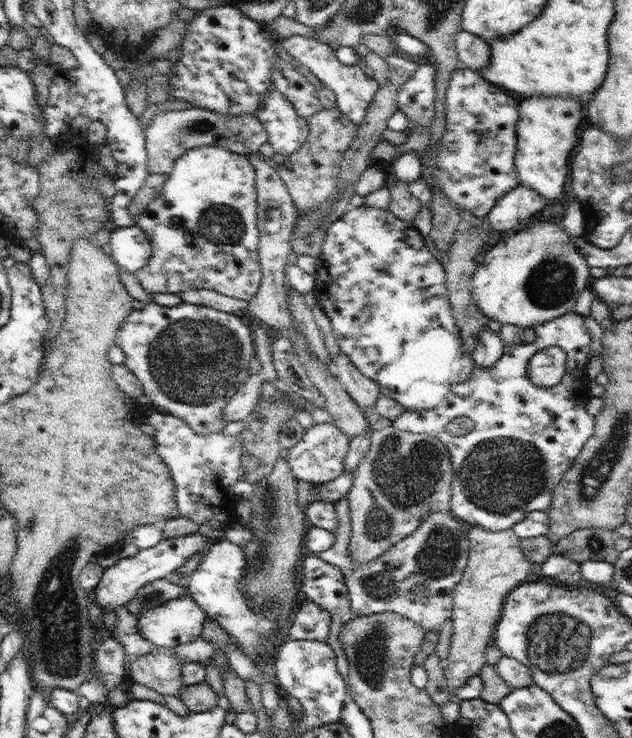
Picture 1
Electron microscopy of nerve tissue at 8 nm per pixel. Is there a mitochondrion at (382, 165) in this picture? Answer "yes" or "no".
no

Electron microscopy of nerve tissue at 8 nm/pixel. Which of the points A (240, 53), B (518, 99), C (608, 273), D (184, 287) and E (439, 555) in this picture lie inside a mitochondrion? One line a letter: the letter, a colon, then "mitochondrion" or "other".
A: other
B: other
C: other
D: other
E: mitochondrion

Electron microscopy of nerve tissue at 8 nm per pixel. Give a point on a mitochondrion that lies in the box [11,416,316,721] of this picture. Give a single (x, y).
(55, 613)

